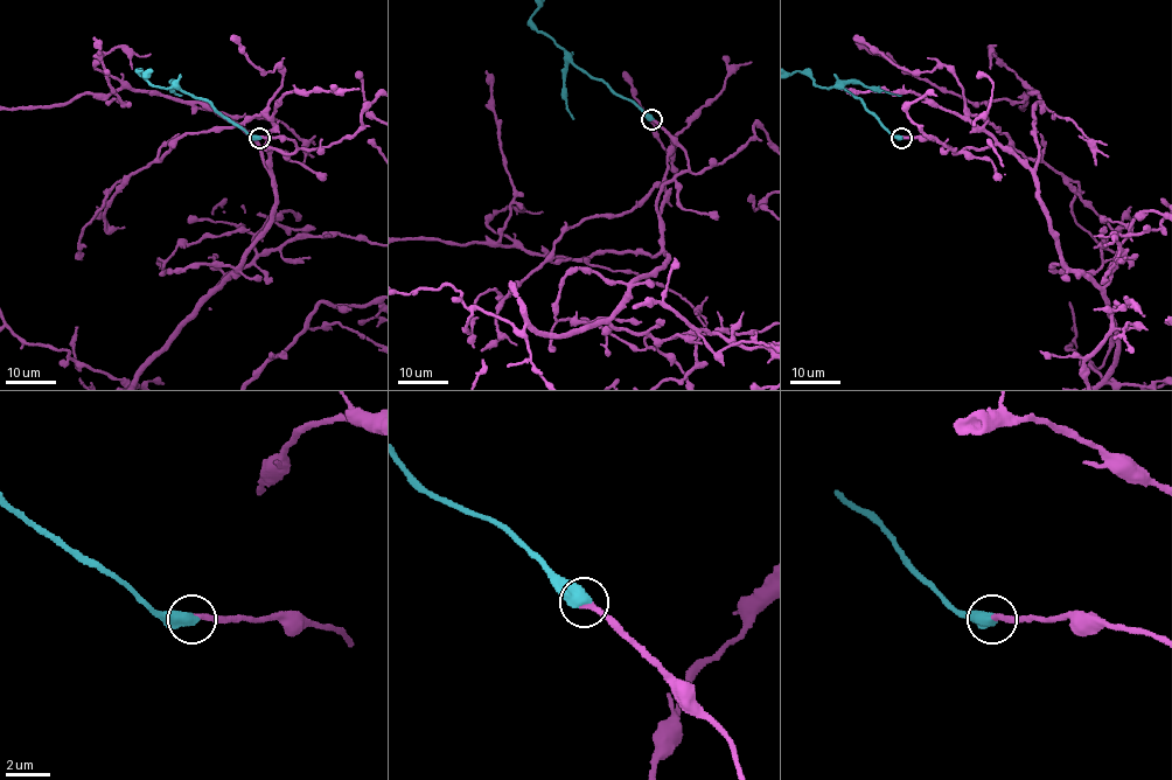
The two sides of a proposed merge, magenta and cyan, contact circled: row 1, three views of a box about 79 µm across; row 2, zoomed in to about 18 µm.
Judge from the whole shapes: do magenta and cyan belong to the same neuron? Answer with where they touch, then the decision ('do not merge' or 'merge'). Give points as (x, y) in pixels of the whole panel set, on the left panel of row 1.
place (259, 138); merge

